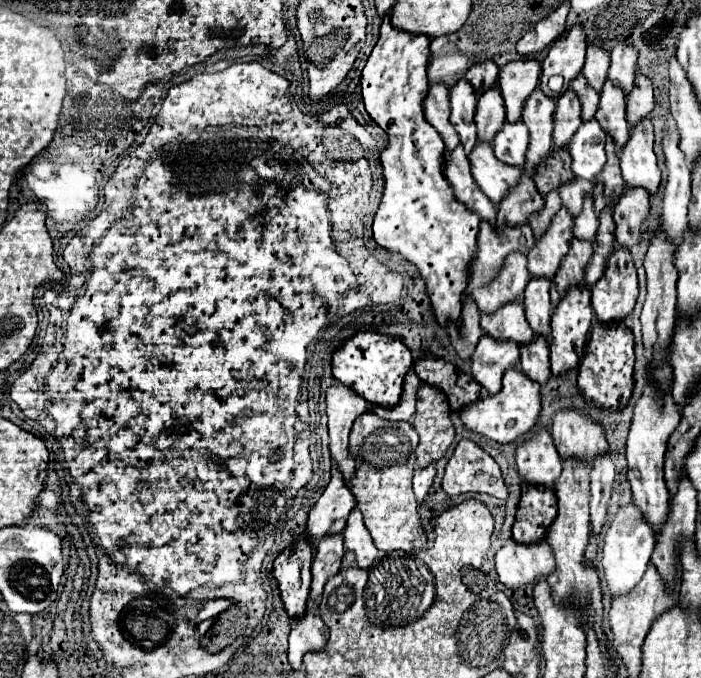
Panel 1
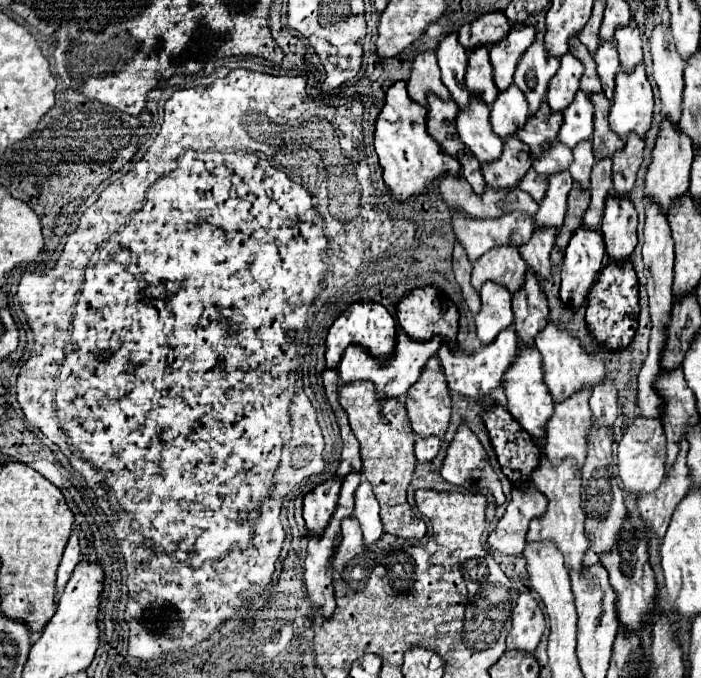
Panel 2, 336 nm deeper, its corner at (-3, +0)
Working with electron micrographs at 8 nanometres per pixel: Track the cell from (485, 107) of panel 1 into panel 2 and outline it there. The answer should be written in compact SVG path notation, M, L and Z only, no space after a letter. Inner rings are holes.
M476 47L468 55L466 87L468 87L470 95L482 97L488 105L498 97L496 83L492 79L492 65L490 65L490 59L488 59L488 49Z

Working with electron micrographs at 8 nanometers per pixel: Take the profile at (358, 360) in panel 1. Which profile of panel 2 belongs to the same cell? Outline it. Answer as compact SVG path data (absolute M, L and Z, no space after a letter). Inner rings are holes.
M356 301L332 323L332 327L328 329L328 337L326 337L326 363L328 363L328 367L334 369L340 363L340 357L342 357L344 349L352 343L364 347L368 353L372 353L378 359L384 359L394 351L396 321L384 309L384 305L374 303L374 301Z

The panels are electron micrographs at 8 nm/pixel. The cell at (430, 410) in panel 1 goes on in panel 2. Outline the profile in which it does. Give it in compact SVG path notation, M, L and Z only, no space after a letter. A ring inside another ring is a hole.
M436 355L428 359L420 379L408 389L406 409L416 435L444 437L450 421L450 391Z

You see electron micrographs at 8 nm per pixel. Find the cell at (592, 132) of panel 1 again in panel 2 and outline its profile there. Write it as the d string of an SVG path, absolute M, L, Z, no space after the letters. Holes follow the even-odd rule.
M578 91L574 101L562 111L564 121L558 131L558 139L568 147L574 147L580 141L590 139L592 137L592 113L594 113L594 107L588 95L584 91Z

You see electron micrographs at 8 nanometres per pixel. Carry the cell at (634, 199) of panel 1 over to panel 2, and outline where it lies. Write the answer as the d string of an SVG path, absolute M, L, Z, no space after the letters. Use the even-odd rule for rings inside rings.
M628 135L624 149L612 155L614 161L614 191L616 195L628 195L634 187L638 167L642 163L642 149L644 141L638 135Z

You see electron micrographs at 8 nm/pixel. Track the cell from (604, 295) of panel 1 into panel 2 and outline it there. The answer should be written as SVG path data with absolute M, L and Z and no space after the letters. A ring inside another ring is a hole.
M610 195L606 199L604 207L604 217L602 217L602 235L606 243L606 253L612 261L626 261L636 243L636 225L638 225L638 215L628 197L616 199L616 195Z

